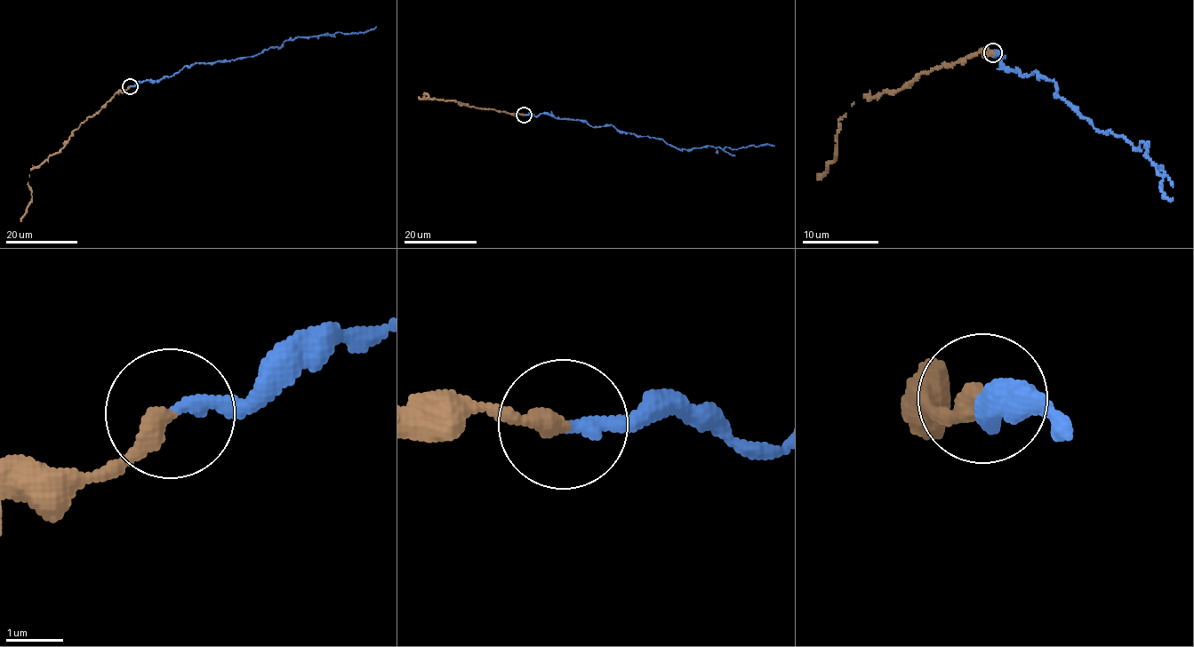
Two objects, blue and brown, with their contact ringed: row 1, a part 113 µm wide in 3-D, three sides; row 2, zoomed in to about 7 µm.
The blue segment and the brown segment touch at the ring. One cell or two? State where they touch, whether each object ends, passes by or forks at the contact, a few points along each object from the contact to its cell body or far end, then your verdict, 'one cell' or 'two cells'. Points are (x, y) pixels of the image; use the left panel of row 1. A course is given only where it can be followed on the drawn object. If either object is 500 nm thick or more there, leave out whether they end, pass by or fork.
place (130, 86); blue ends; brown ends; course blue (129, 87), (172, 76), (184, 67), (197, 62), (256, 55), (298, 36), (366, 32), (376, 26); course brown (129, 87), (116, 91), (100, 110), (75, 129), (63, 147), (31, 169), (28, 186), (32, 201), (20, 221); one cell

